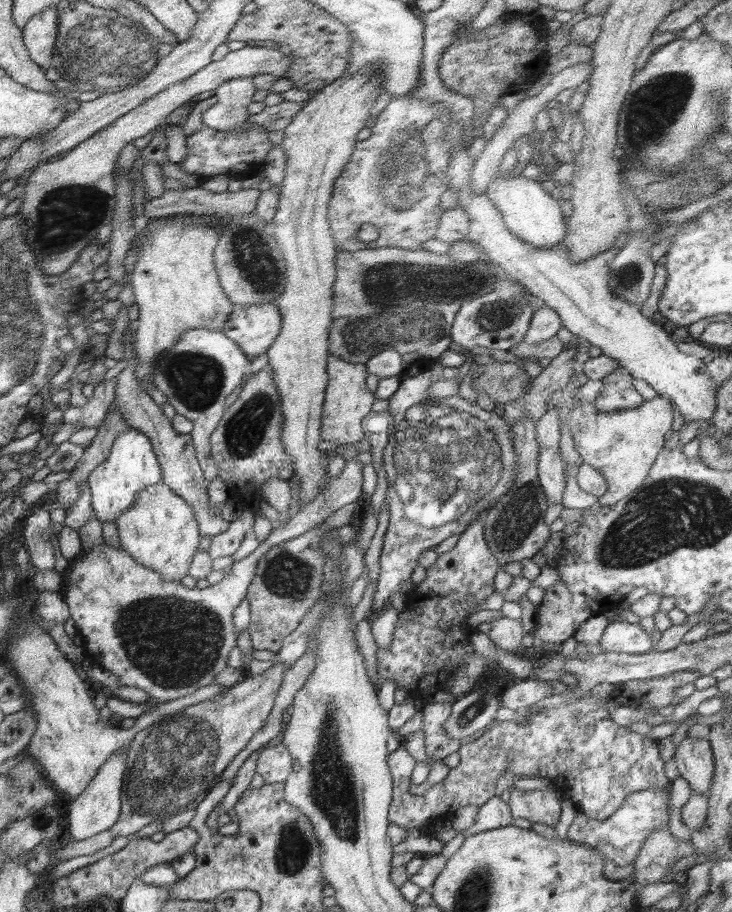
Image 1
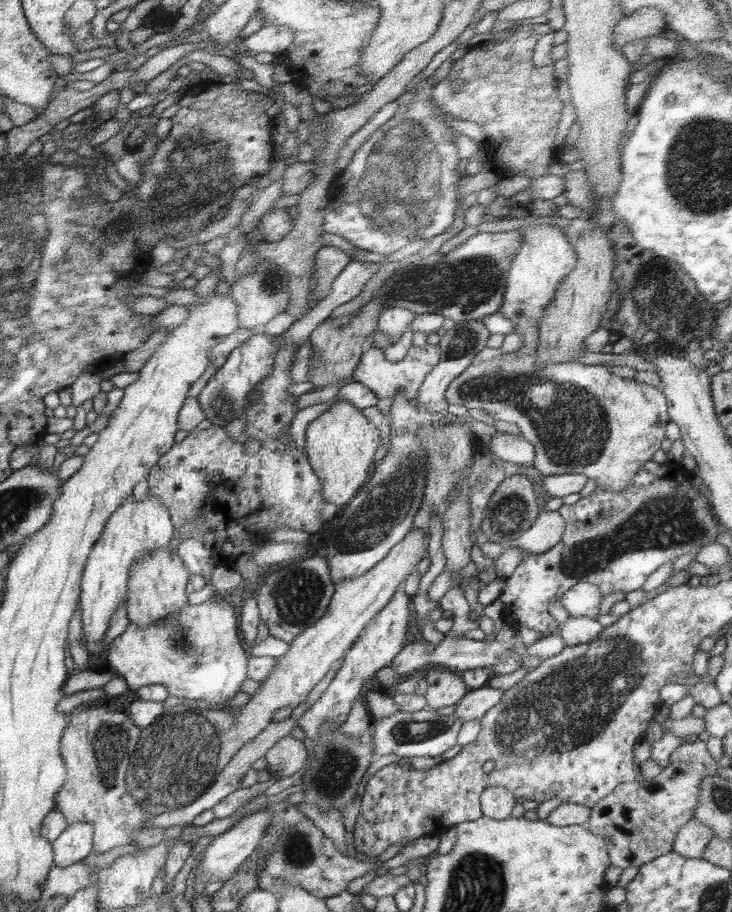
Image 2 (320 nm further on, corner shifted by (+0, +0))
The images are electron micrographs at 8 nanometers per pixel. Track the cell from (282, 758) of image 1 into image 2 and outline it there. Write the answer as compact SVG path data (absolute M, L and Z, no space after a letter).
M288 736L279 740L265 754L266 769L272 777L292 776L306 766L308 754L302 740Z

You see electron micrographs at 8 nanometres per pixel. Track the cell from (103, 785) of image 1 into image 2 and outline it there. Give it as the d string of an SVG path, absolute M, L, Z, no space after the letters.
M74 822L53 841L58 866L70 866L85 859L93 850L95 828L87 822Z

